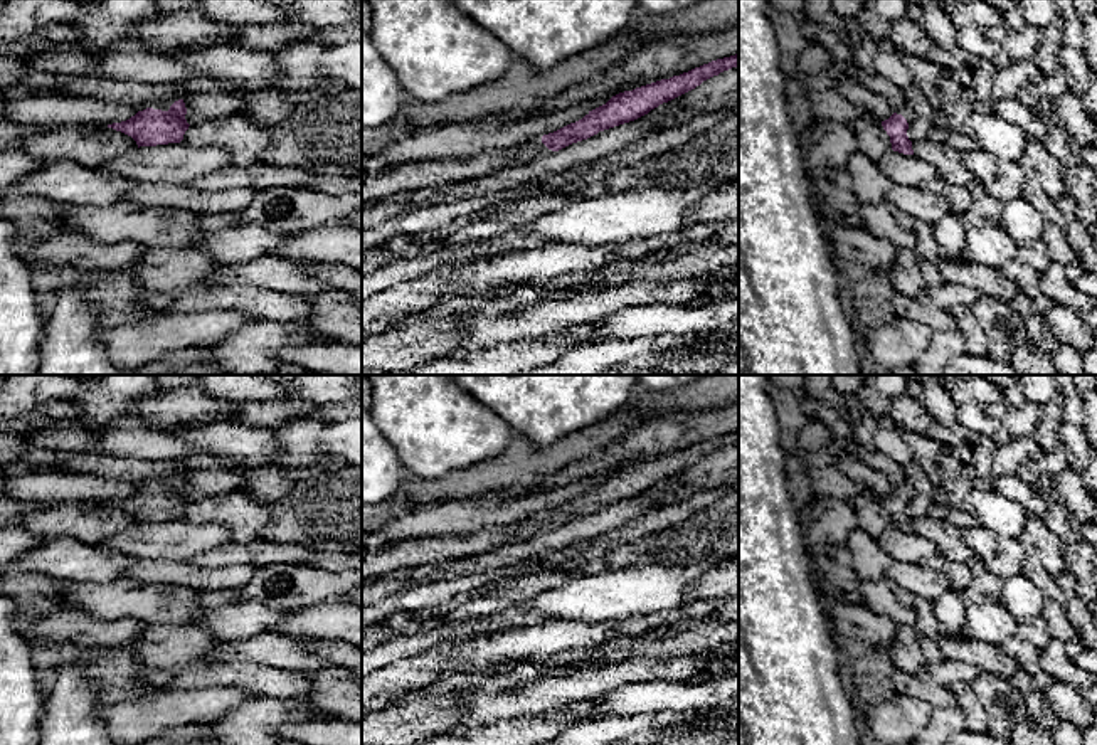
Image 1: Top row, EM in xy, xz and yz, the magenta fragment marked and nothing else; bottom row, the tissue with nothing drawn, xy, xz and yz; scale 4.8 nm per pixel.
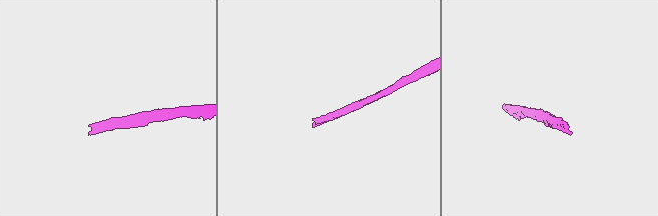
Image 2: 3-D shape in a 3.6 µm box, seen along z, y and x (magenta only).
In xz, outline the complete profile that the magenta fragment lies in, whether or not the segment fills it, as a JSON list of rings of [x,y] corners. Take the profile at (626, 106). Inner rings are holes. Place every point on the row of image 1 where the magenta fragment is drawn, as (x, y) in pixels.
[[[739,54],[712,61],[680,76],[661,79],[633,91],[612,96],[606,104],[589,111],[582,119],[570,123],[554,133],[533,138],[517,151],[510,166],[522,166],[533,158],[559,151],[572,143],[587,140],[599,131],[634,121],[663,103],[668,103],[703,81],[739,66]]]

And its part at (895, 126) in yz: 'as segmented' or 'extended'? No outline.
extended

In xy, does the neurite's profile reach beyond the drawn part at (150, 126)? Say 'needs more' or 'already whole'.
needs more

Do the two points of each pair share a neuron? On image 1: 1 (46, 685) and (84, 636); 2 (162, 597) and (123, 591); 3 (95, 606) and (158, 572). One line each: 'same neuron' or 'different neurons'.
1: different neurons
2: same neuron
3: different neurons

